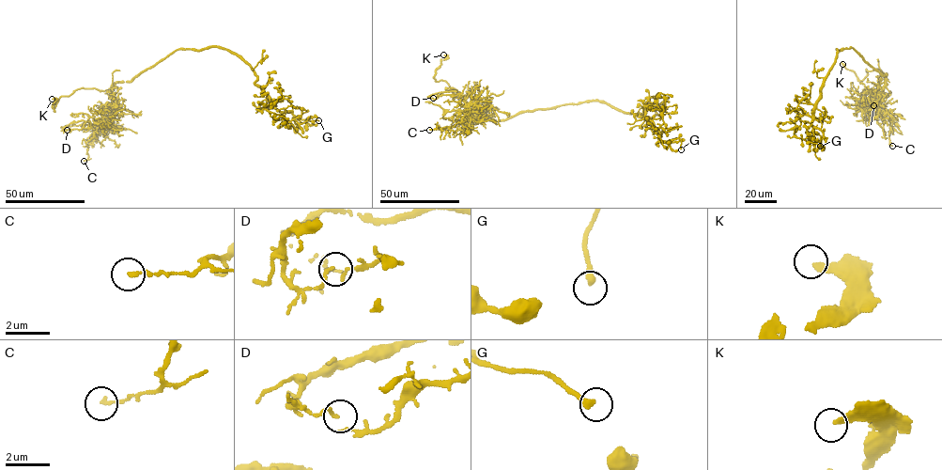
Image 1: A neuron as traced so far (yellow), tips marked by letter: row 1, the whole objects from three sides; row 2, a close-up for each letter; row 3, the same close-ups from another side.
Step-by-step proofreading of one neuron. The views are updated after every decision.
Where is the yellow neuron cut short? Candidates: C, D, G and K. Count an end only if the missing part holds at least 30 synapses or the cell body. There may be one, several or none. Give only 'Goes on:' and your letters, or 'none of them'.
Goes on: K

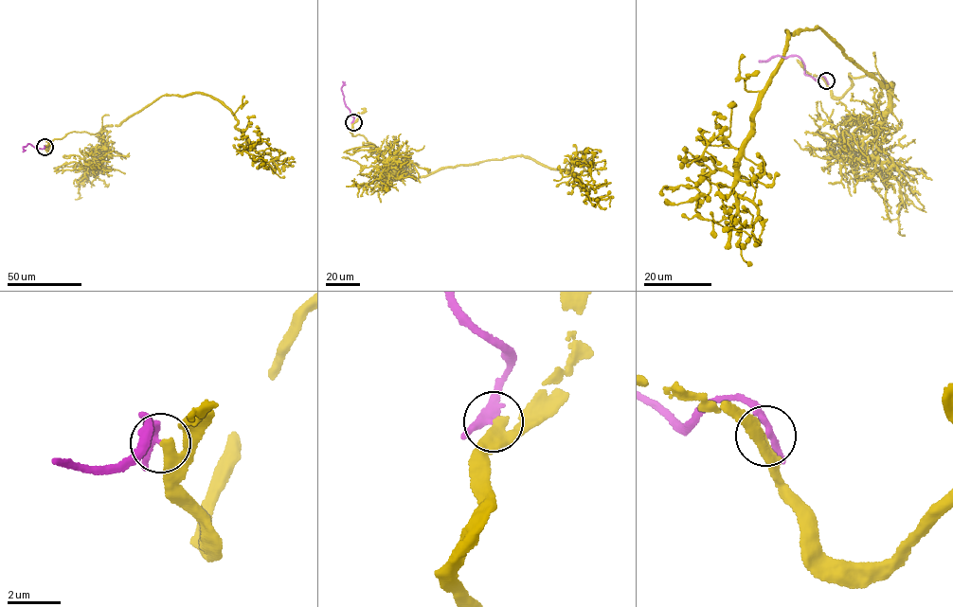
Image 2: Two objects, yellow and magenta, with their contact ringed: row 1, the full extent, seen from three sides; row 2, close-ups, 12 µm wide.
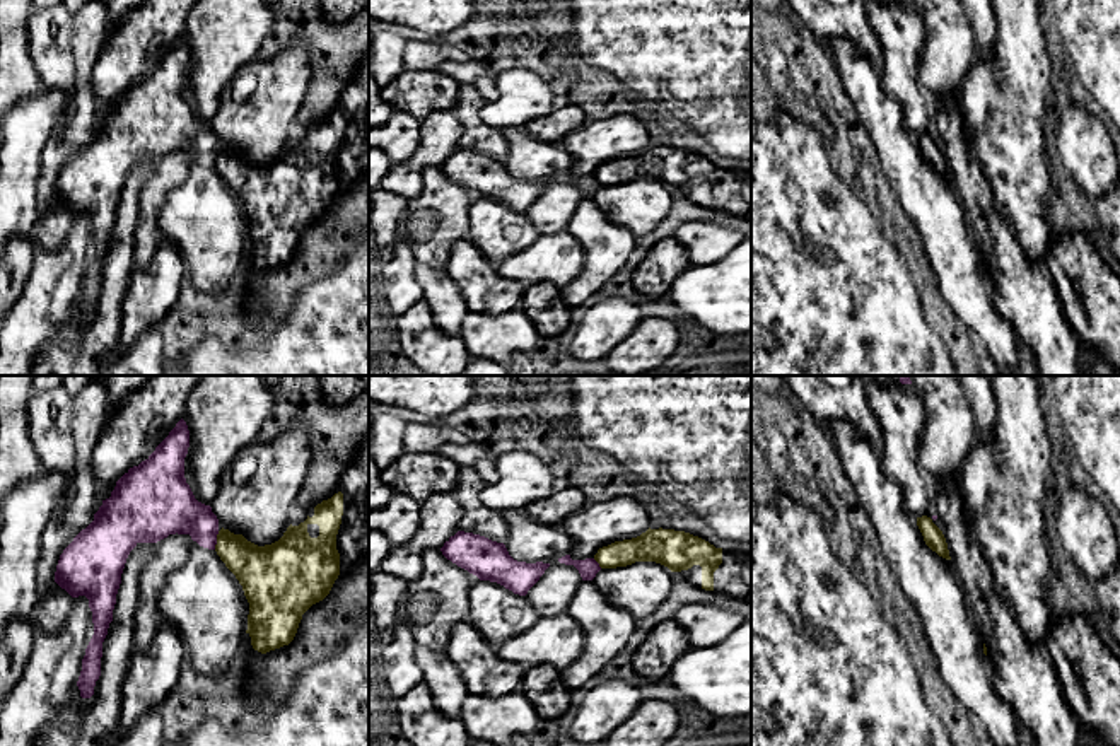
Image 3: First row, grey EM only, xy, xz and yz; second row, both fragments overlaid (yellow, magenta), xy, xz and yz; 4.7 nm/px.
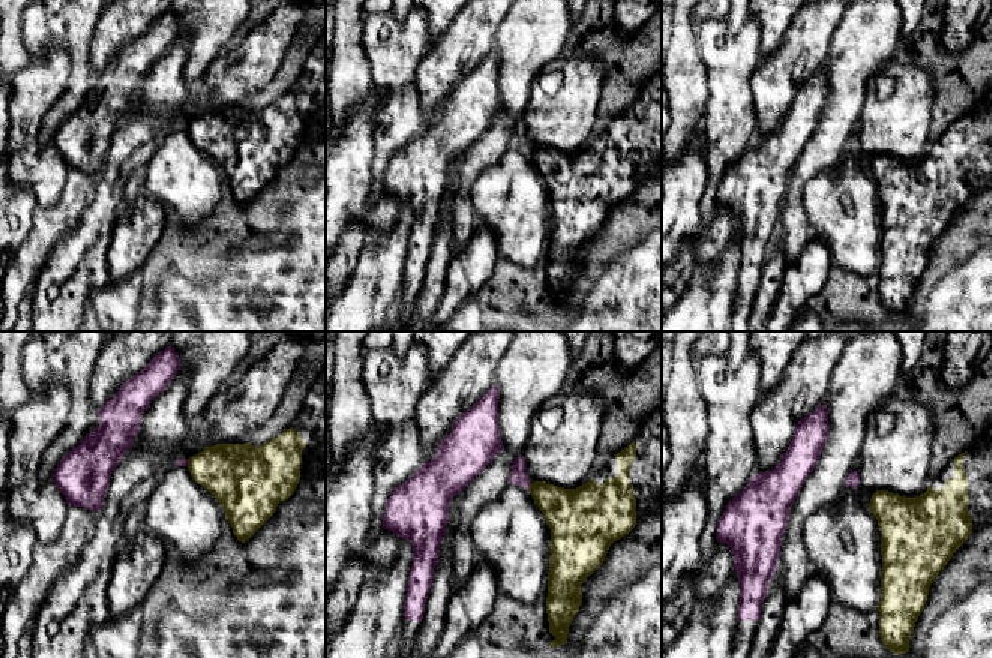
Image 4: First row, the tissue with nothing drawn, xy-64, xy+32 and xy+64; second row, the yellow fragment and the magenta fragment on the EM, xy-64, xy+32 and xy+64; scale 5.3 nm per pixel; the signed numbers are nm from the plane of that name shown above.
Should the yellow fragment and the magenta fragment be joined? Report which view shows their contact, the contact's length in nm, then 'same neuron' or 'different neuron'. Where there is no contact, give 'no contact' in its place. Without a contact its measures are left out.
contact in xy; length 90 nm; different neuron

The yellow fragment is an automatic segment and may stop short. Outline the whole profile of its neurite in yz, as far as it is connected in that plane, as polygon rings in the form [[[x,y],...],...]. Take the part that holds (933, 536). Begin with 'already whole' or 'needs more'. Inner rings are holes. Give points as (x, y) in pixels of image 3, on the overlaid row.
already whole; [[[917,517],[917,526],[924,536],[925,545],[939,557],[951,560],[946,538],[942,531],[932,522],[930,517]]]

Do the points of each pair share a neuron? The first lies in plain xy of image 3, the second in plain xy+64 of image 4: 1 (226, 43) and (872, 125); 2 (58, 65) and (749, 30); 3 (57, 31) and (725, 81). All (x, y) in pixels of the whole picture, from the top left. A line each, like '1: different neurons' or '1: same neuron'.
1: different neurons
2: same neuron
3: same neuron

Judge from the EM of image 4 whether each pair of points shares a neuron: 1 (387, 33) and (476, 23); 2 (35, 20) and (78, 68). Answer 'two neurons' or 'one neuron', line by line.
1: two neurons
2: one neuron

